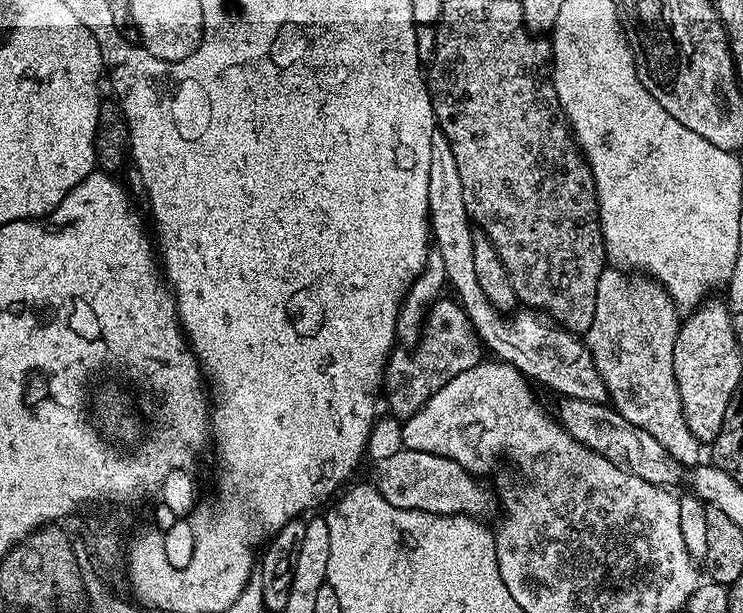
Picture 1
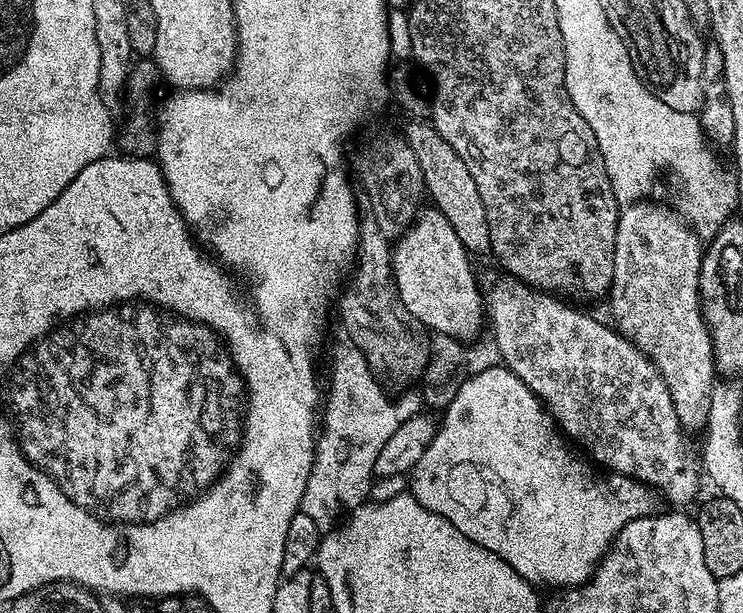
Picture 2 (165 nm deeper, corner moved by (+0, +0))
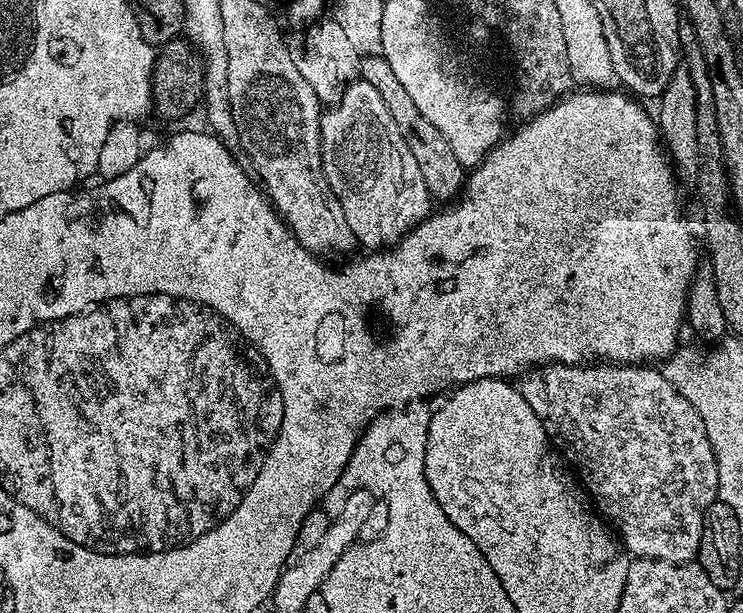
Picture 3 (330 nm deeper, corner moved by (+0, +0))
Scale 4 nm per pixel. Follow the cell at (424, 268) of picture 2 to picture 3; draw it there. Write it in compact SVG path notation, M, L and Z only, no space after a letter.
M357 78L337 104L321 111L320 157L326 182L334 190L338 202L342 202L342 214L346 214L346 222L356 235L357 245L365 244L368 247L365 249L380 250L395 244L433 211L434 201L418 171L418 162L414 154L410 154L410 146L406 146L402 134L398 134L398 126L394 126L386 102L382 102L378 90L374 90L370 82Z

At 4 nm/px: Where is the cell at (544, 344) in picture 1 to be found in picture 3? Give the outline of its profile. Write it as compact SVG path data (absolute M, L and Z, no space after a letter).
M589 362L582 365L545 364L531 369L519 381L518 387L526 398L526 402L530 402L530 410L538 414L553 448L566 461L567 467L571 469L584 491L588 493L597 513L611 525L625 549L636 558L661 560L671 564L690 564L700 555L704 511L718 498L718 462L710 446L710 438L706 438L706 426L702 418L698 418L698 410L694 410L694 406L690 406L690 402L686 402L686 398L682 398L678 390L674 390L674 386L666 379L663 371L656 369L655 372L652 368L655 367L611 362Z

